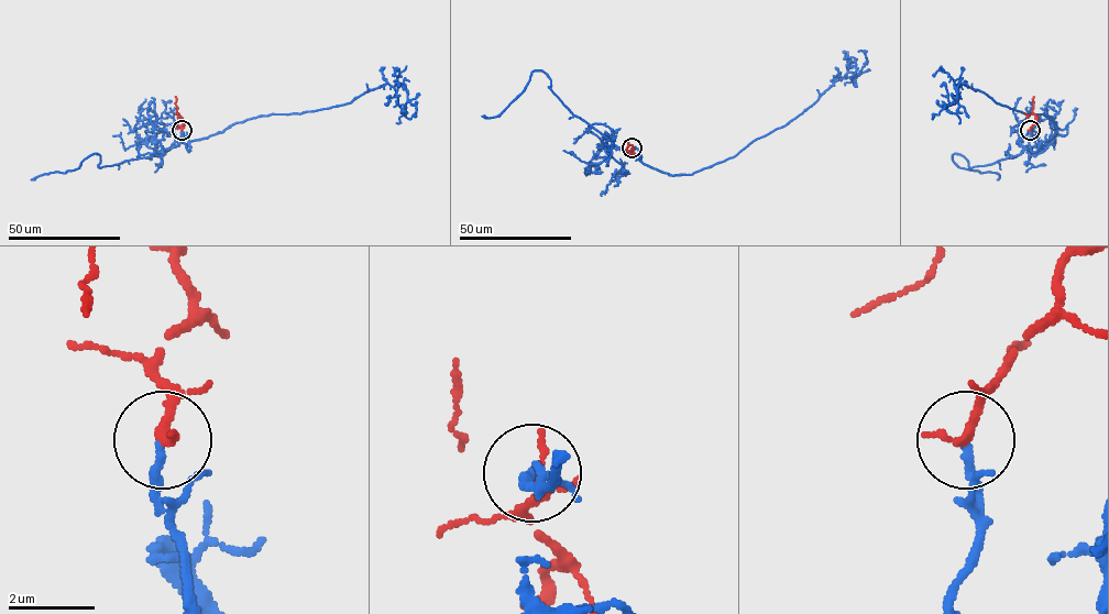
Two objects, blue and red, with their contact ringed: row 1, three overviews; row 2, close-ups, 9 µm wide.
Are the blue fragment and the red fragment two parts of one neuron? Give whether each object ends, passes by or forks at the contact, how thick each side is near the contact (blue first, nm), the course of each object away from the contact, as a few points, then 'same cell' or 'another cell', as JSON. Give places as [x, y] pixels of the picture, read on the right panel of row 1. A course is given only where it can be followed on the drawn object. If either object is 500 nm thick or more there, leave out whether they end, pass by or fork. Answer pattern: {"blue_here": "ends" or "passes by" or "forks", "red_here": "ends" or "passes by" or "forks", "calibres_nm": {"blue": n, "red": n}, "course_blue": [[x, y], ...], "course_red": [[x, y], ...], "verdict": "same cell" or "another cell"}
{"blue_here": "ends", "red_here": "ends", "calibres_nm": {"blue": 200, "red": 260}, "course_blue": [[1030, 131], [1035, 152], [1056, 122], [962, 84], [954, 85], [958, 107], [951, 113], [941, 86]], "course_red": [[1030, 130], [1035, 118], [1032, 112], [1033, 96]], "verdict": "same cell"}

